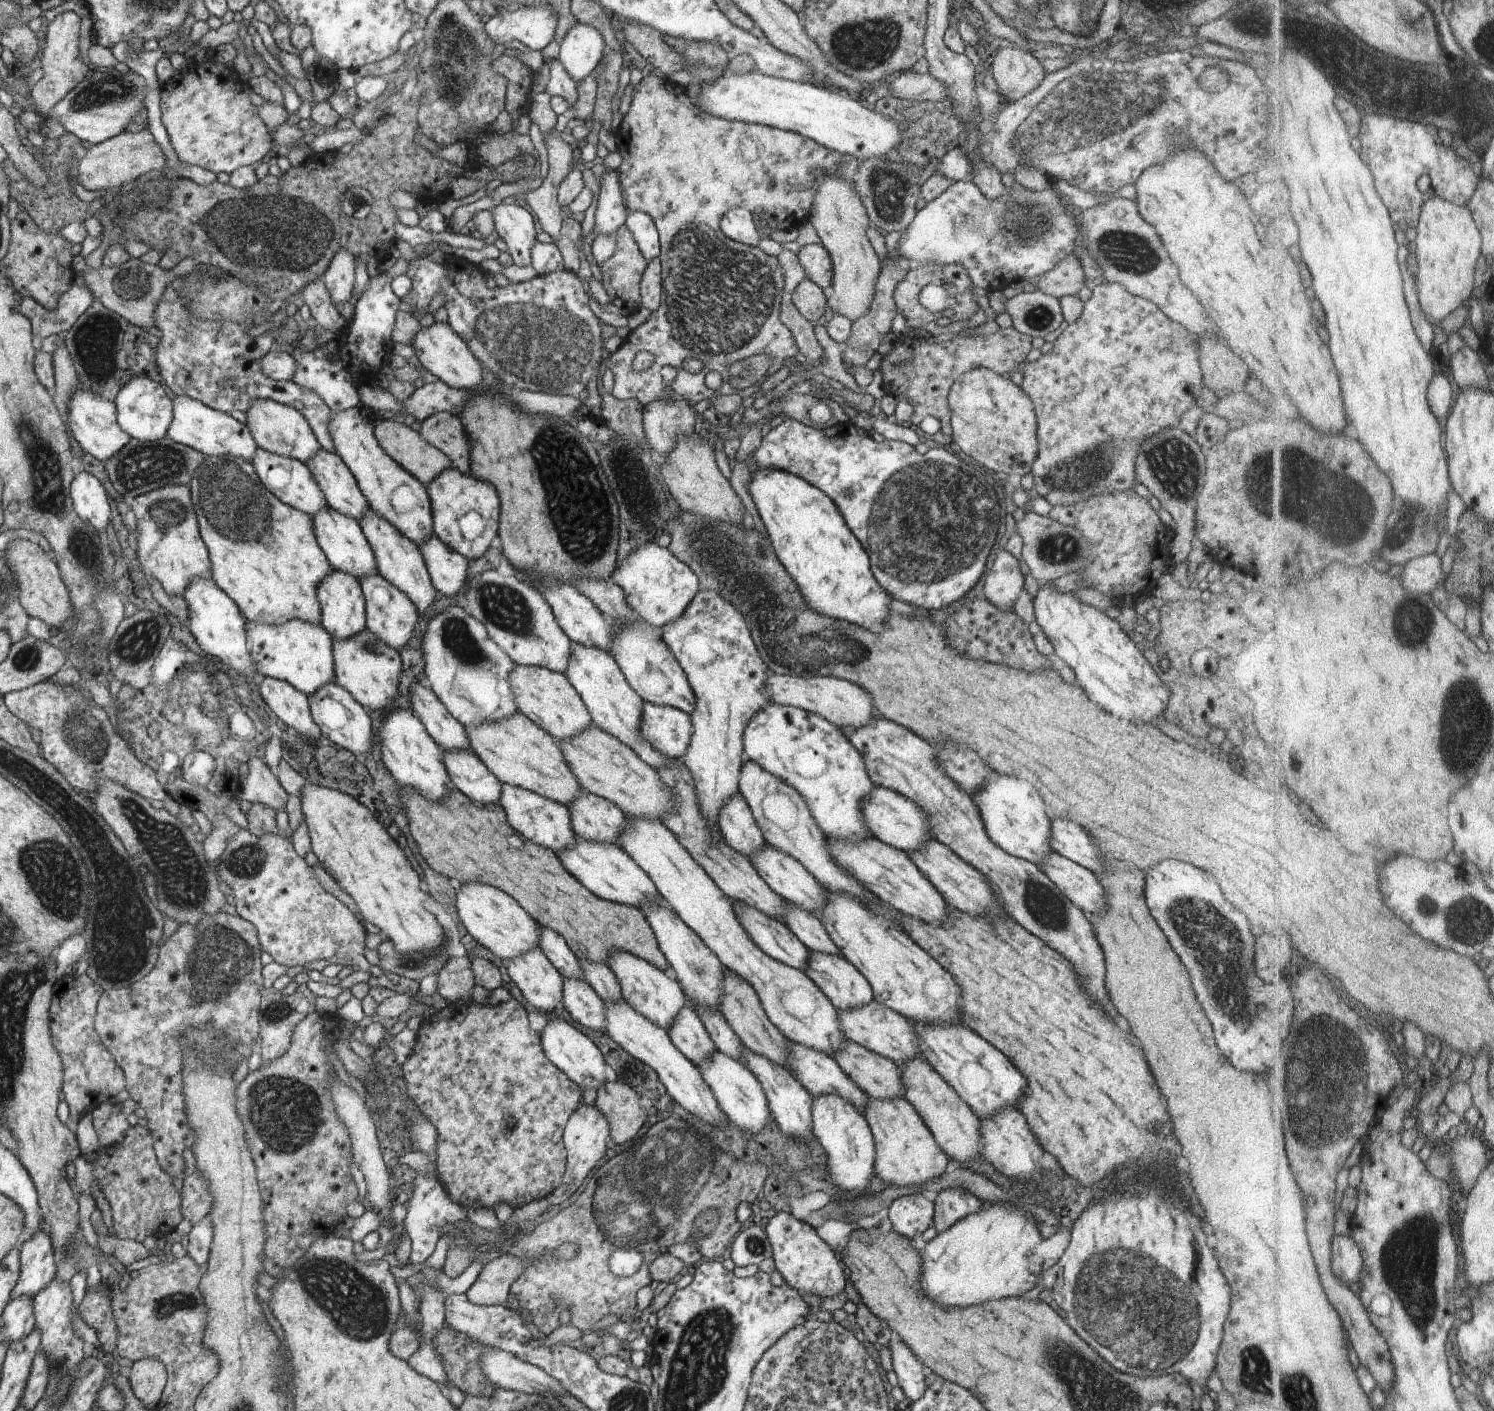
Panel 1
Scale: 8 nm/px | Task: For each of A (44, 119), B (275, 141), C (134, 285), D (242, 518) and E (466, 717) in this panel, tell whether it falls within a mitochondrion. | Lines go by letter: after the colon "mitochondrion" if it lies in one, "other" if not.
A: other
B: other
C: mitochondrion
D: mitochondrion
E: other

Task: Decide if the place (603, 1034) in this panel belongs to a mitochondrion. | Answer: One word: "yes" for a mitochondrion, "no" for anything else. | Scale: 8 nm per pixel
no

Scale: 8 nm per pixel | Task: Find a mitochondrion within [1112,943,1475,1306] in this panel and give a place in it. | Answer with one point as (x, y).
(1340, 1071)

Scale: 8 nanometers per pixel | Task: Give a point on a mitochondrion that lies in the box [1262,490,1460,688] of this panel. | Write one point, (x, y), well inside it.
(1411, 631)

